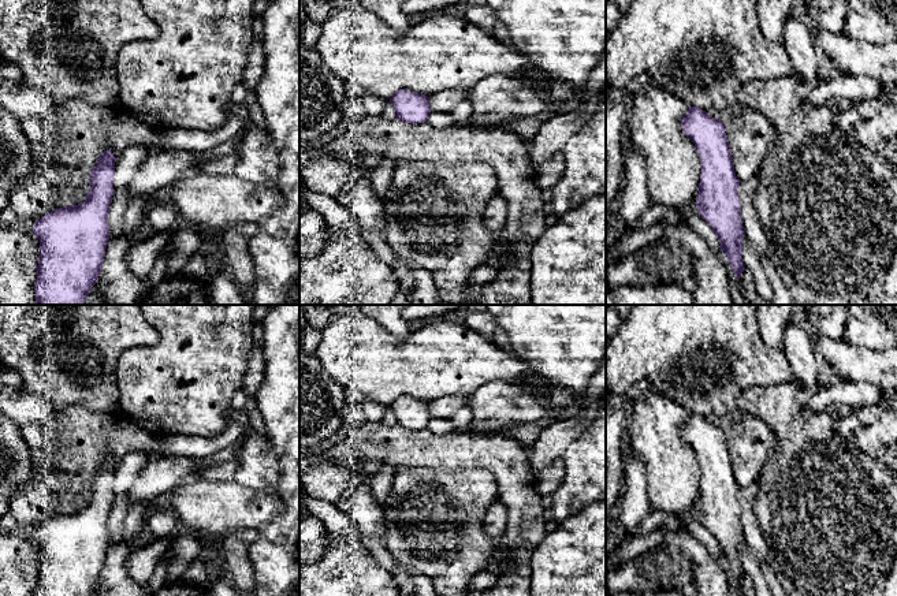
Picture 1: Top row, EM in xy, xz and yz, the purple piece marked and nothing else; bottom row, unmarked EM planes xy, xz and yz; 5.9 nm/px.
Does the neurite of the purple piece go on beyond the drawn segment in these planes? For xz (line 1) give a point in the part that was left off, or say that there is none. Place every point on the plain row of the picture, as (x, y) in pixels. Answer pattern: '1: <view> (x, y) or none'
1: none

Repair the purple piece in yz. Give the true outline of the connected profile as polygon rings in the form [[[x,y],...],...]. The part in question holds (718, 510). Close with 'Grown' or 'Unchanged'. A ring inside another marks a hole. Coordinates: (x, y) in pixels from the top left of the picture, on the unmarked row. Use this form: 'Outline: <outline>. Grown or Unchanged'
Outline: [[[691,411],[682,424],[681,435],[695,450],[701,468],[696,514],[699,521],[712,533],[721,556],[726,559],[738,586],[745,577],[742,569],[745,537],[737,499],[740,488],[736,483],[726,435],[719,425]]]. Unchanged

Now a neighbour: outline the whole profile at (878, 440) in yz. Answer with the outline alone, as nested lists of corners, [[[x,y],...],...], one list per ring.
[[[897,405],[886,406],[876,422],[857,428],[851,440],[859,450],[897,473]]]

